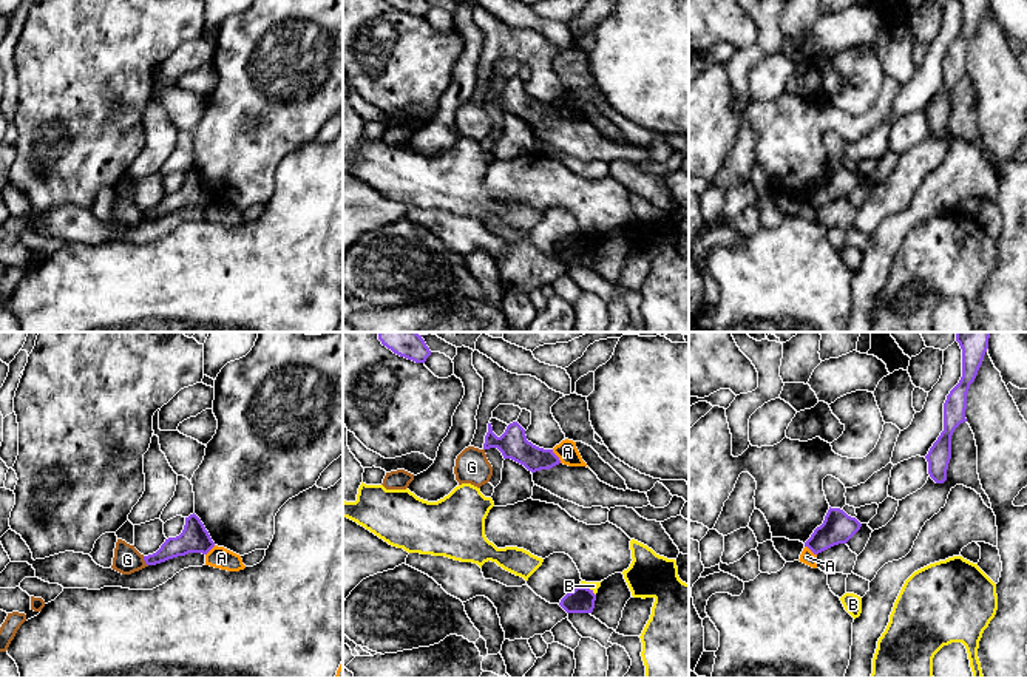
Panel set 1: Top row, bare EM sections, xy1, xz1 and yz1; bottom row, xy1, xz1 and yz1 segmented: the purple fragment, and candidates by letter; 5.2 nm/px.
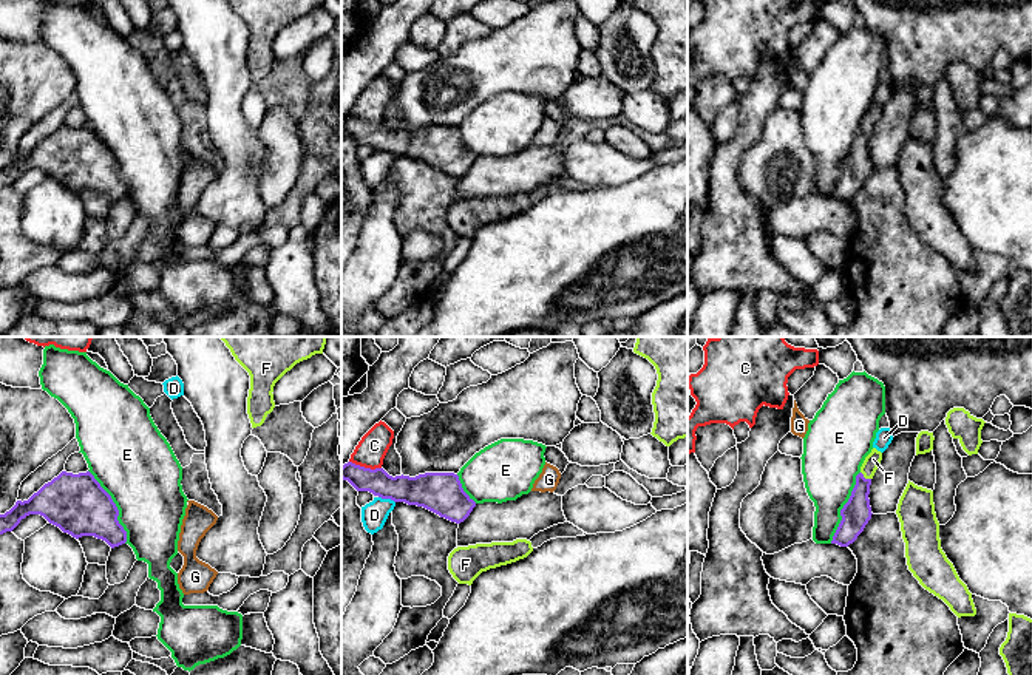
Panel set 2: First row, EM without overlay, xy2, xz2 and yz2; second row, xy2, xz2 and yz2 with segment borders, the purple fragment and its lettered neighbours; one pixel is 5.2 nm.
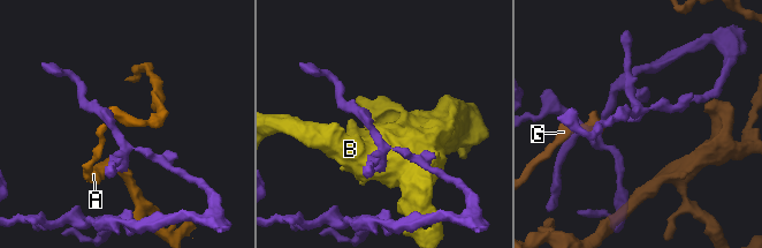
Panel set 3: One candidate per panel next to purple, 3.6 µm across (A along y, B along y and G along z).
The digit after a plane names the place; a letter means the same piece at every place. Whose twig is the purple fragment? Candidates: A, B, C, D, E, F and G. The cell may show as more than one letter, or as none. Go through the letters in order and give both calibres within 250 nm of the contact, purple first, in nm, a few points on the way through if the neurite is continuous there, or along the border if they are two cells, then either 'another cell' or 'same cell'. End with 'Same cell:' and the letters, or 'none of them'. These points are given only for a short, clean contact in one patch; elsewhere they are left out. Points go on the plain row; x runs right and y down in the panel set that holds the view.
A: calibres 150 and 110 nm; border xz1 (552, 104), (561, 116); another cell
B: calibres 140 and 50 nm; border xz1 (578, 240), (586, 240), (595, 249); another cell
C: calibres 140 and 160 nm; another cell
D: calibres 190 and 140 nm; border xz2 (379, 150), (390, 152), (394, 156); another cell
E: calibres 300 and 420 nm; border xy2 (88, 124), (115, 158), (118, 176), (125, 186), (125, 196); another cell
F: calibres 150 and 80 nm; way yz2 (856, 167), (864, 132), (873, 113); same cell
G: calibres 110 and 150 nm; border xy1 (142, 210), (147, 220); another cell
Same cell: F

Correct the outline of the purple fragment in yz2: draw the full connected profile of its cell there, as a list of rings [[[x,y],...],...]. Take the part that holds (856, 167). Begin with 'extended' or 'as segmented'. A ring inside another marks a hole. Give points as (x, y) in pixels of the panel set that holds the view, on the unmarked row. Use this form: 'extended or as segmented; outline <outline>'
extended; outline [[[876,102],[865,111],[861,127],[856,130],[856,139],[851,145],[848,156],[840,164],[842,175],[833,190],[831,198],[848,201],[864,185],[871,173],[870,161],[870,139],[871,133],[882,114],[882,107]]]

